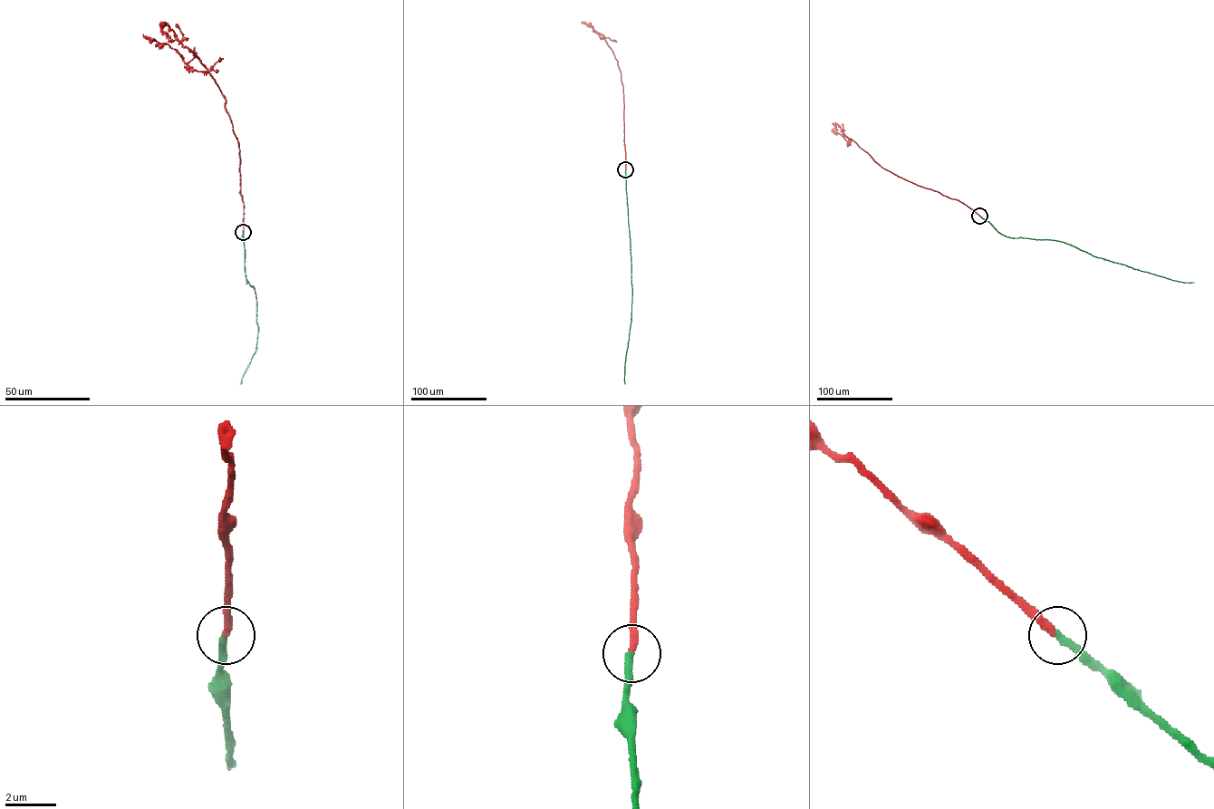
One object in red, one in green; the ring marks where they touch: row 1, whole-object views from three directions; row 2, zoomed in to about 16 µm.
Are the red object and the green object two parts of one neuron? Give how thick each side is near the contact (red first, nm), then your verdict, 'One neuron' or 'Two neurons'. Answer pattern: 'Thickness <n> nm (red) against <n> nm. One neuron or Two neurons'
Thickness 320 nm (red) against 280 nm. One neuron

